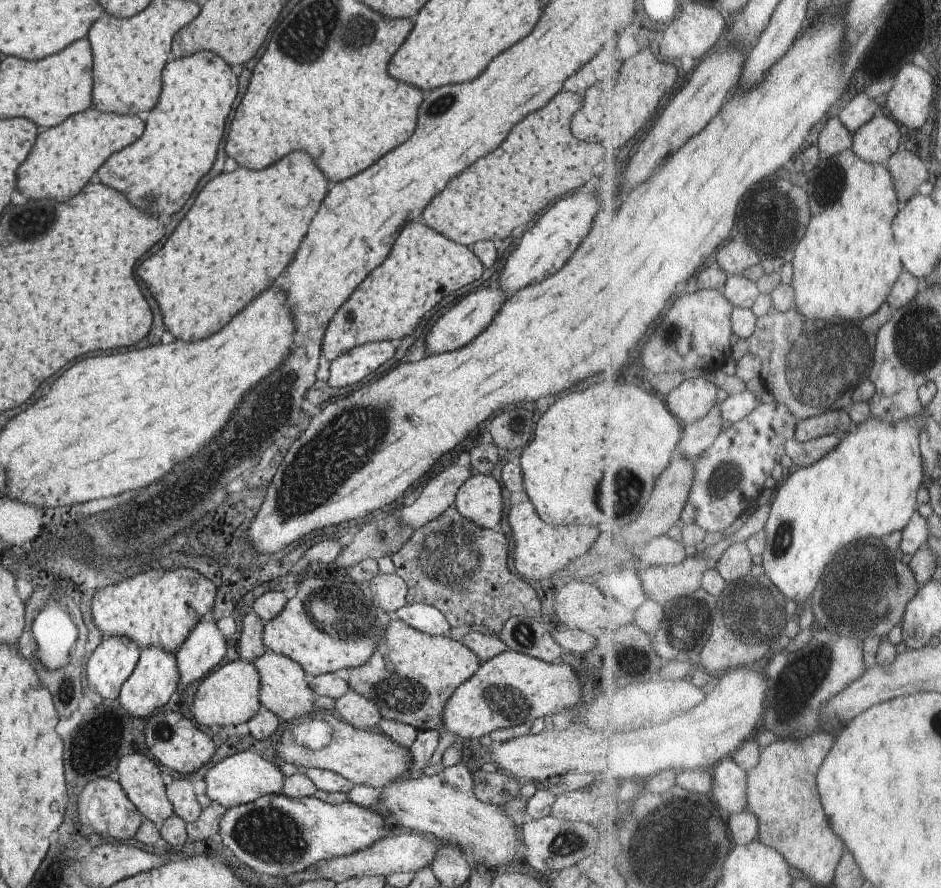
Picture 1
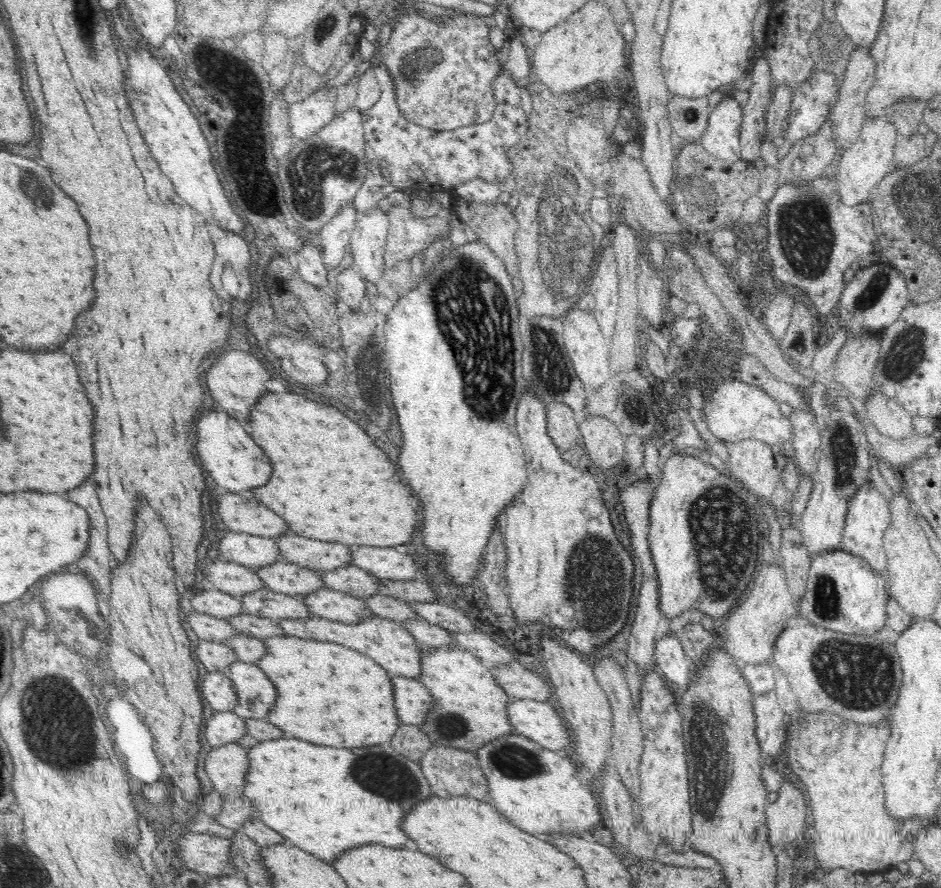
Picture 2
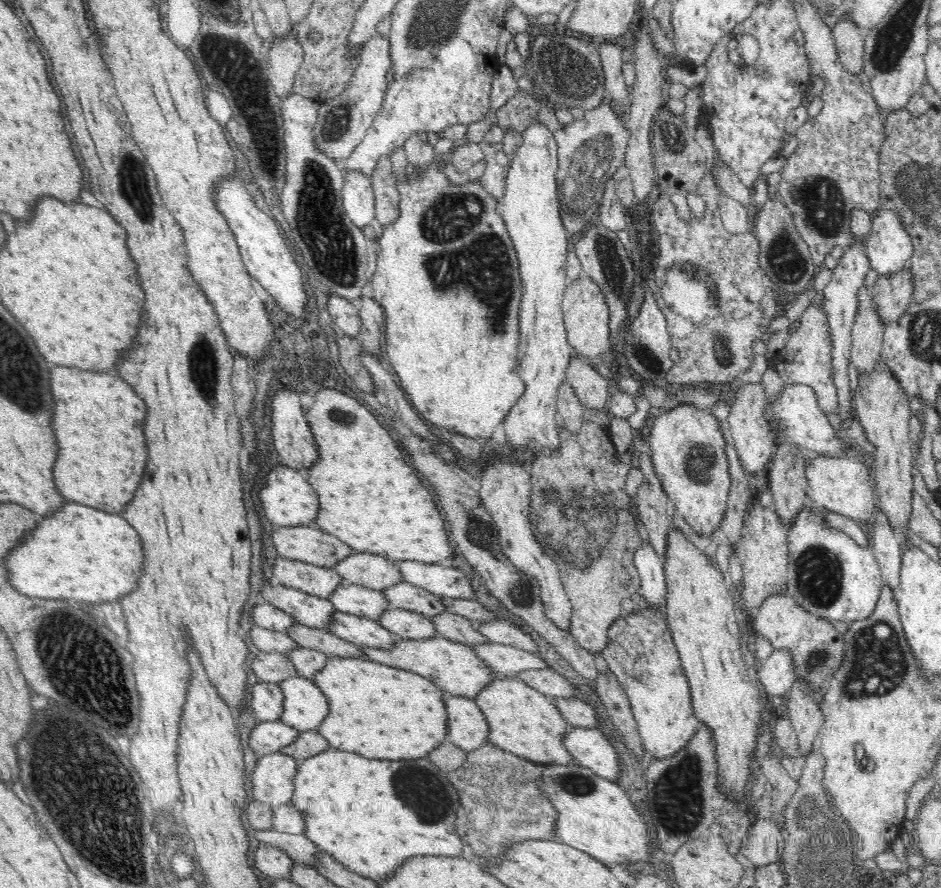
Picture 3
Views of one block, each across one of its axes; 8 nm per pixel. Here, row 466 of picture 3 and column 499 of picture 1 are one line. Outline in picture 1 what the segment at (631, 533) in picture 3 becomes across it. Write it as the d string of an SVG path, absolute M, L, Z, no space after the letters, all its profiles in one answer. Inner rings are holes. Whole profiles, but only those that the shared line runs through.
M453 505L437 518L416 529L413 536L402 544L399 552L394 552L393 576L406 584L407 604L428 604L438 608L448 620L450 628L454 628L454 640L462 640L462 636L471 632L471 628L486 628L489 625L490 628L500 630L501 625L512 617L534 619L534 616L540 616L540 600L536 592L530 588L530 584L510 572L508 554L510 544L501 530L476 526L472 520L460 516Z

